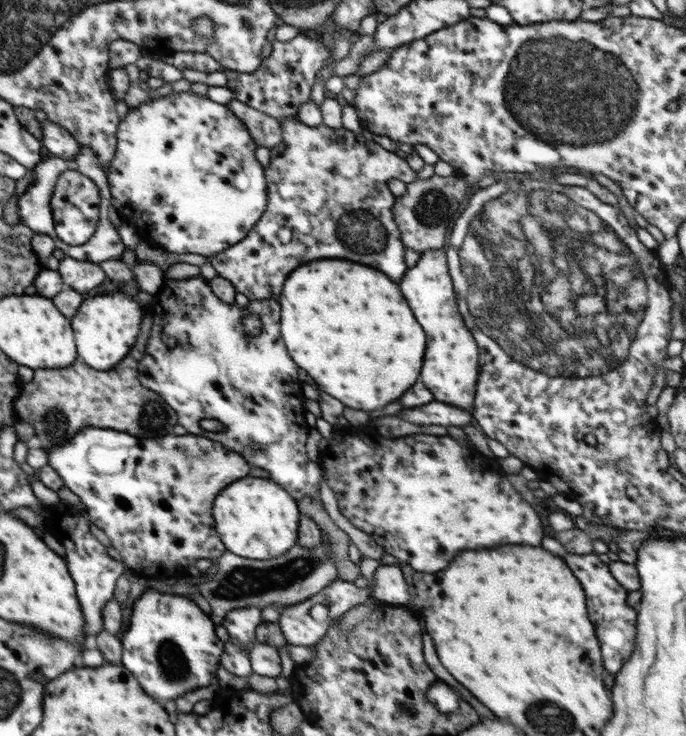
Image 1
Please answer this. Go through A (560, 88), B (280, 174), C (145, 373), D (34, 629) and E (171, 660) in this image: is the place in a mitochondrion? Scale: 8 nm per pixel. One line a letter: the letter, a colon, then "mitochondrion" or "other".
A: mitochondrion
B: other
C: other
D: other
E: mitochondrion

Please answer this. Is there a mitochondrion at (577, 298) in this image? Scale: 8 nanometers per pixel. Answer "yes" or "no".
yes

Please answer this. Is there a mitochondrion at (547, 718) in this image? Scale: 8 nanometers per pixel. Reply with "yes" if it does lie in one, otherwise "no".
yes

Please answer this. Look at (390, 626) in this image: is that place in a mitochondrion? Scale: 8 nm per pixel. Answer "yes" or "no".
yes

